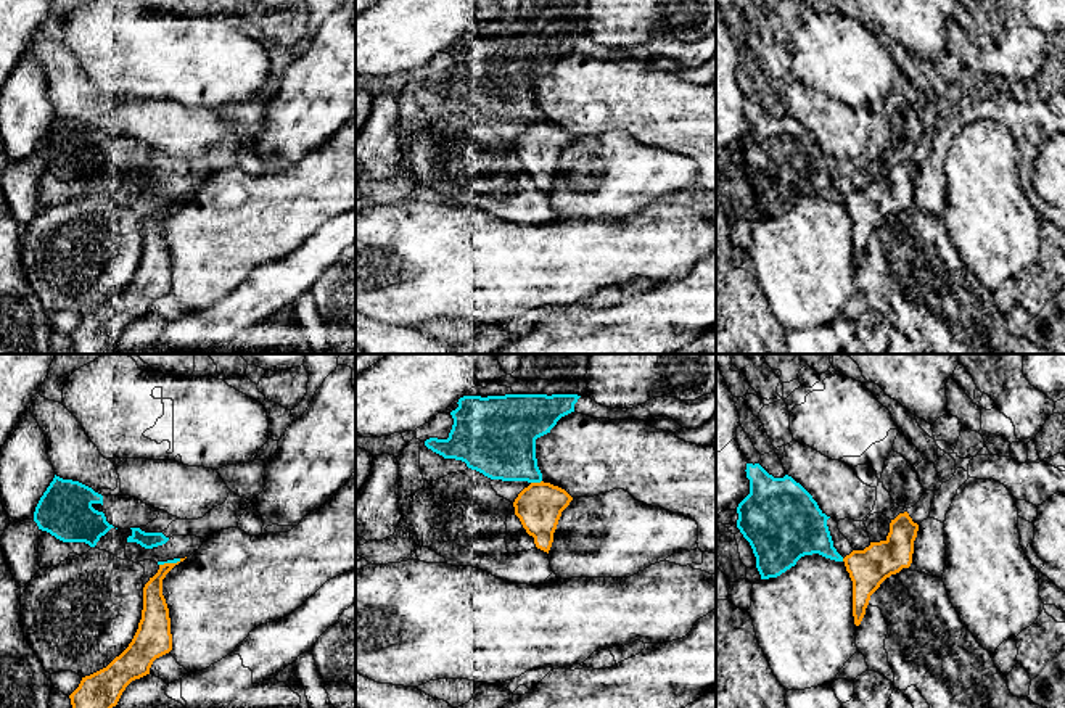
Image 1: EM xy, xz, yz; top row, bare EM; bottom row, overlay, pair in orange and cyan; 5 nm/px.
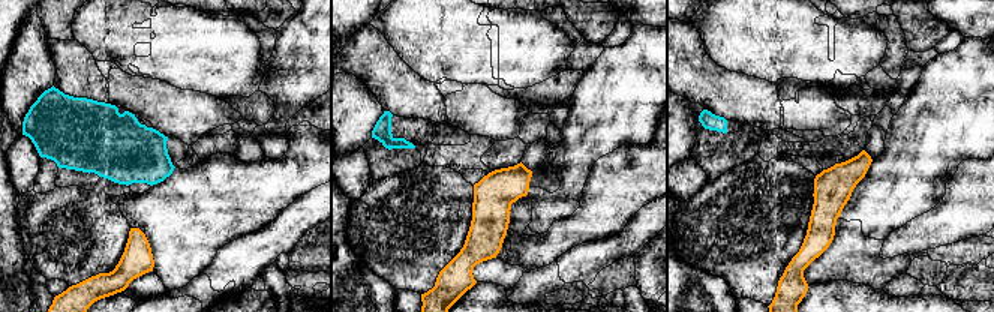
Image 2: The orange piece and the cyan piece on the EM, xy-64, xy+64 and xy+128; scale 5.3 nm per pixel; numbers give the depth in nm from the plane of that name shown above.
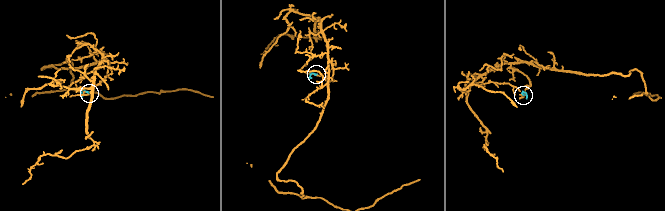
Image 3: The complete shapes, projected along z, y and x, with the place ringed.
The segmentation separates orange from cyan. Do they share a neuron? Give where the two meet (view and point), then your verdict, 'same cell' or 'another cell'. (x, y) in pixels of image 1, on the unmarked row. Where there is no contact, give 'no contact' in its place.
meets orange in xz at (536, 123); another cell

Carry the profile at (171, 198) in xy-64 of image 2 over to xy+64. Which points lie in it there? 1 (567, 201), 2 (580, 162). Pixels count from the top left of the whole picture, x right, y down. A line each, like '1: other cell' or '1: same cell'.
1: other cell
2: other cell

